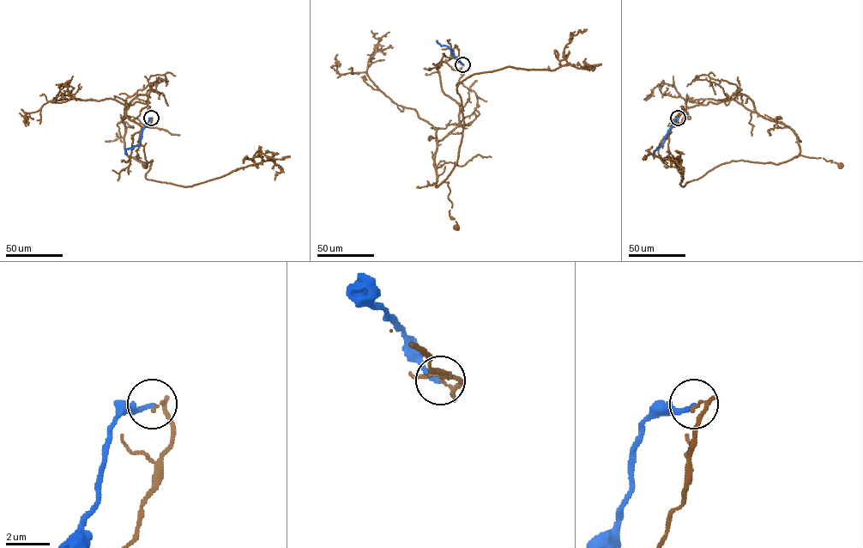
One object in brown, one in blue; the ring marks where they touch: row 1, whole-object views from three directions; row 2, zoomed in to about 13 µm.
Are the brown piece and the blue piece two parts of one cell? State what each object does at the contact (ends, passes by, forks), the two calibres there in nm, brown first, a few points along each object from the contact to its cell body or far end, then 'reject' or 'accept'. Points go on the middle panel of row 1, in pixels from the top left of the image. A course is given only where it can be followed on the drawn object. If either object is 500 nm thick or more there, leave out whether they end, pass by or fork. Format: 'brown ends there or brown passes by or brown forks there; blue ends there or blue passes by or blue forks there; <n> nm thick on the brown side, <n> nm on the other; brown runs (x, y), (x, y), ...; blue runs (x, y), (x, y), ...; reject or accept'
brown passes by; blue ends there; 90 nm thick on the brown side, 240 nm on the other; brown runs (462, 64), (436, 66), (459, 106), (434, 162), (455, 227); blue runs (462, 64), (453, 51), (437, 40); reject

